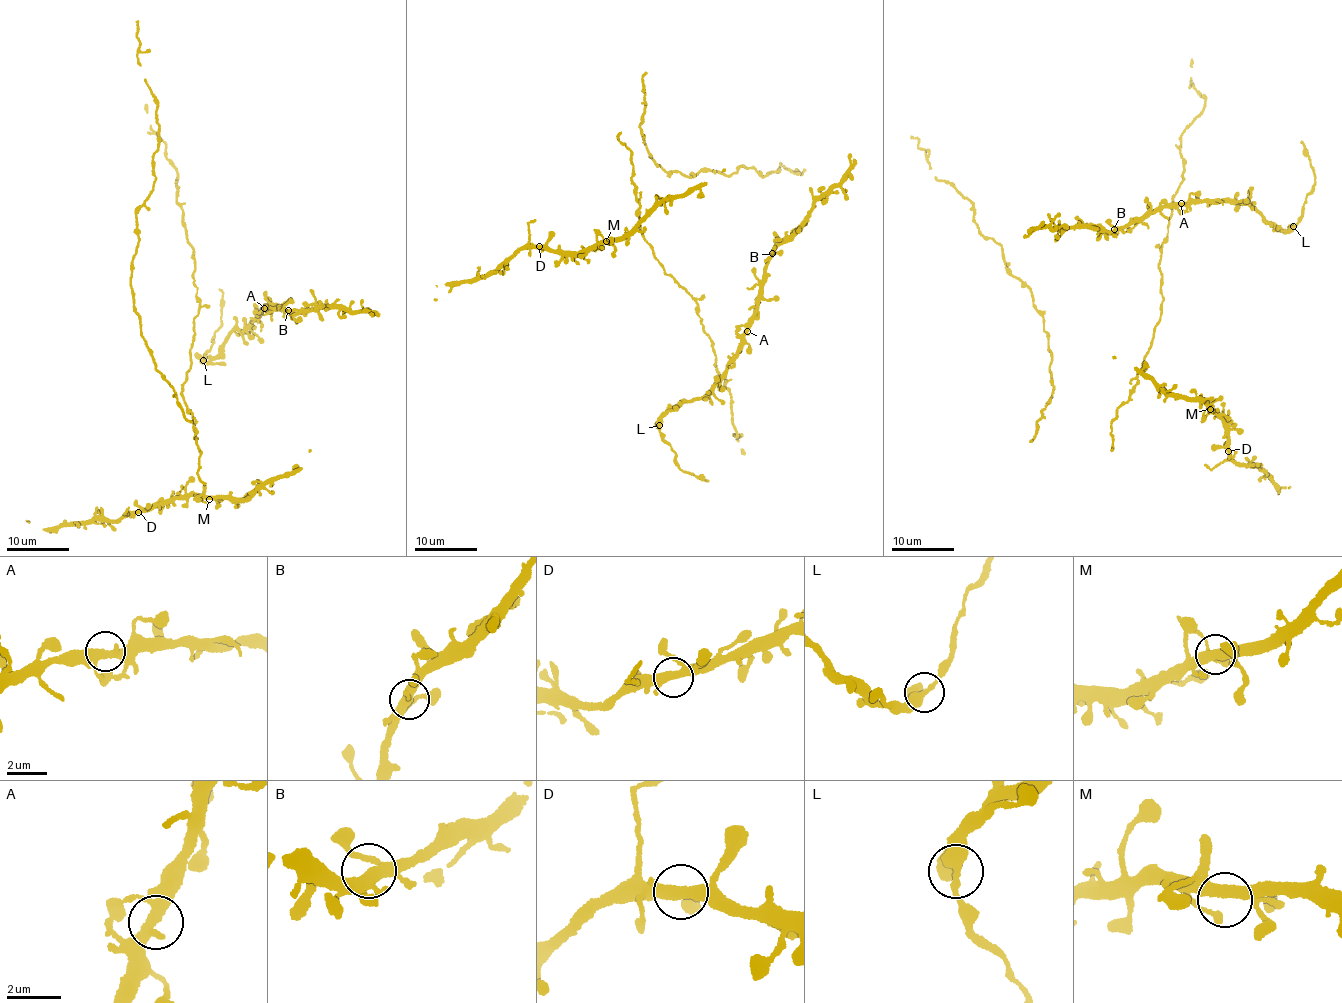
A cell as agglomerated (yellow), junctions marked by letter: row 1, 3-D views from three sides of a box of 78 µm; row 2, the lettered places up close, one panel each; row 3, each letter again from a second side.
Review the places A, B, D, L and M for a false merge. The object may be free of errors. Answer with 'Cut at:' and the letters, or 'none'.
Cut at: L

